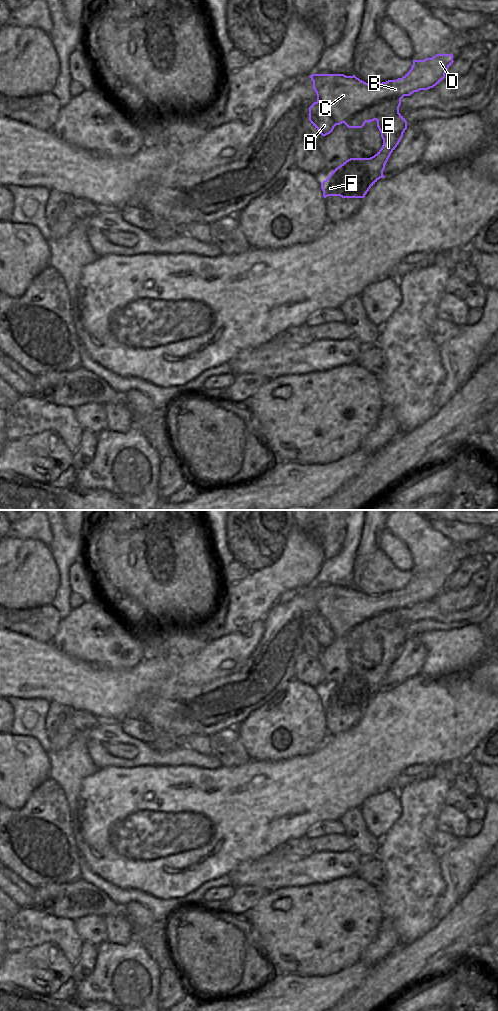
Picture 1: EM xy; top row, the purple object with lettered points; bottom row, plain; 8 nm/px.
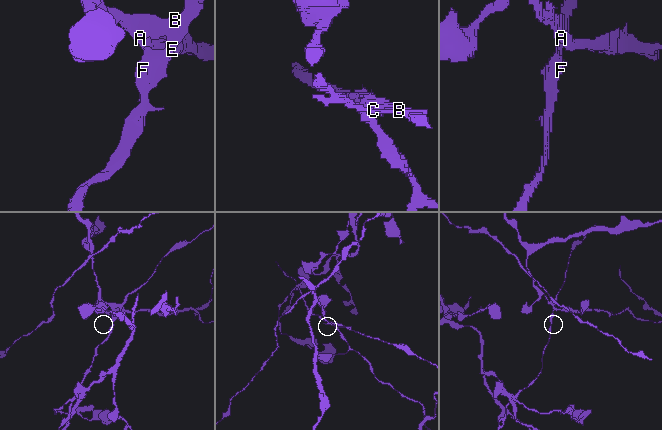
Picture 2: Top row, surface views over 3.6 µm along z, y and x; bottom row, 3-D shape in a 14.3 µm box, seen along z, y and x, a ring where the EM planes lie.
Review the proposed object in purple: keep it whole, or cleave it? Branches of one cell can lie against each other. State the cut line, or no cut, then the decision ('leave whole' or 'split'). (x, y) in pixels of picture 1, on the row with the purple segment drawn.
xy (317, 101), (328, 111), (336, 124) | split

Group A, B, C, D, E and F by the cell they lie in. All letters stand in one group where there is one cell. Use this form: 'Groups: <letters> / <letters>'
Groups: A / B C D E F

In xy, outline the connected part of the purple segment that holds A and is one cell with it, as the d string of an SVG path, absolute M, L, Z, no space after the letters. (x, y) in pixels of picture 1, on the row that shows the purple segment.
M314 102L309 107L309 121L319 131L322 136L330 134L336 122L327 110L327 108L320 102Z

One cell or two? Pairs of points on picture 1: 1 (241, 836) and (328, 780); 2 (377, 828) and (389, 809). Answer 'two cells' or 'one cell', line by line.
1: one cell
2: one cell

